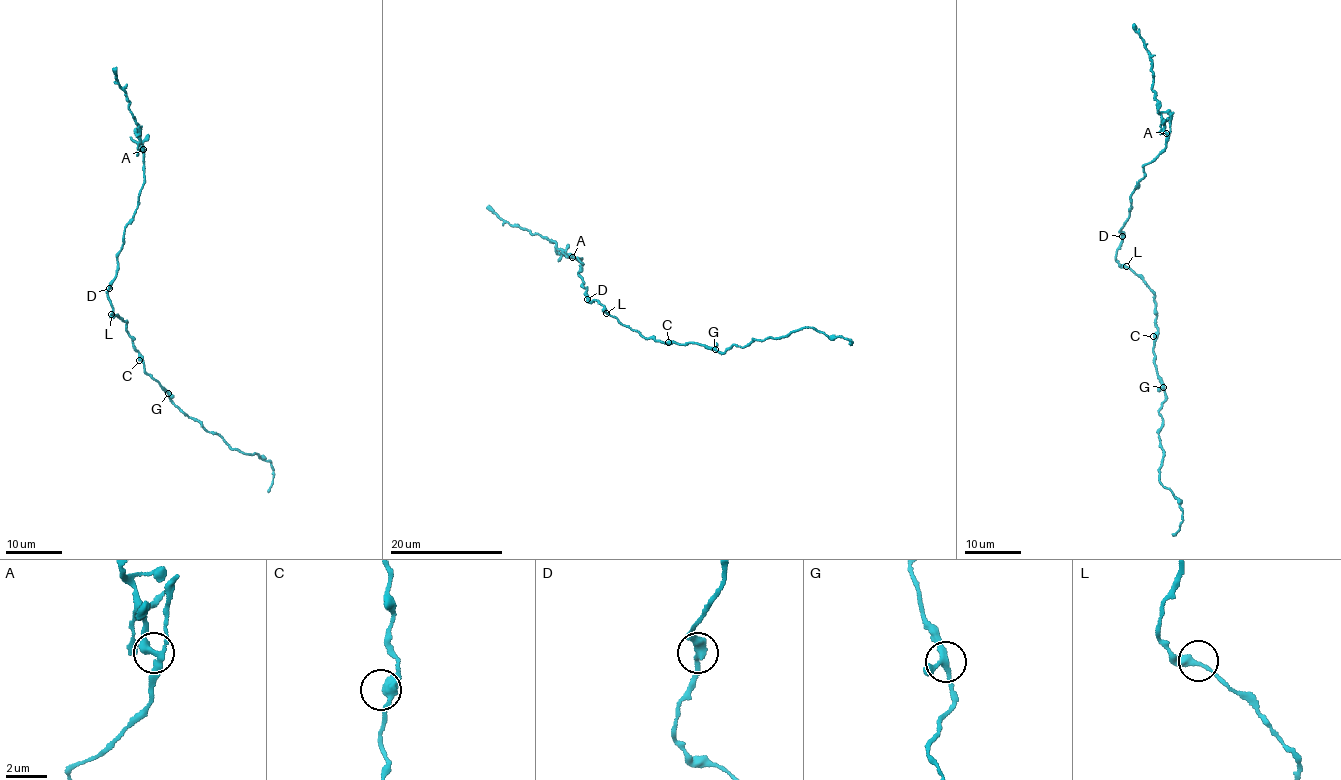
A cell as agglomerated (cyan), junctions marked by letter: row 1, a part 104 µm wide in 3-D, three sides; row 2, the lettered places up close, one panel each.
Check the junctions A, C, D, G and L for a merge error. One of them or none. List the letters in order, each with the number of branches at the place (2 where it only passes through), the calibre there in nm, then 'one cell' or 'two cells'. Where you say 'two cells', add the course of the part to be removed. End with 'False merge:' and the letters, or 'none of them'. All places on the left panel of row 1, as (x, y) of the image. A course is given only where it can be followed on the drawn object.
A: 3 branches meet; 260 nm thick; two cells; foreign part runs (143, 149), (137, 136), (139, 125), (129, 110), (126, 91), (113, 69)
C: 2 branches meet; 400 nm thick; one cell
D: 2 branches meet; 320 nm thick; one cell
G: 3 branches meet; 260 nm thick; one cell
L: 2 branches meet; 280 nm thick; one cell
False merge: A

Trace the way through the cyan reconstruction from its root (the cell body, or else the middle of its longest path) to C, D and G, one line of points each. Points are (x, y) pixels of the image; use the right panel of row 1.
C: (1126, 267), (1143, 279), (1154, 295), (1157, 332), (1153, 336)
D: (1126, 267), (1116, 259), (1122, 236)
G: (1126, 267), (1143, 279), (1154, 295), (1157, 332), (1153, 350), (1163, 387)

